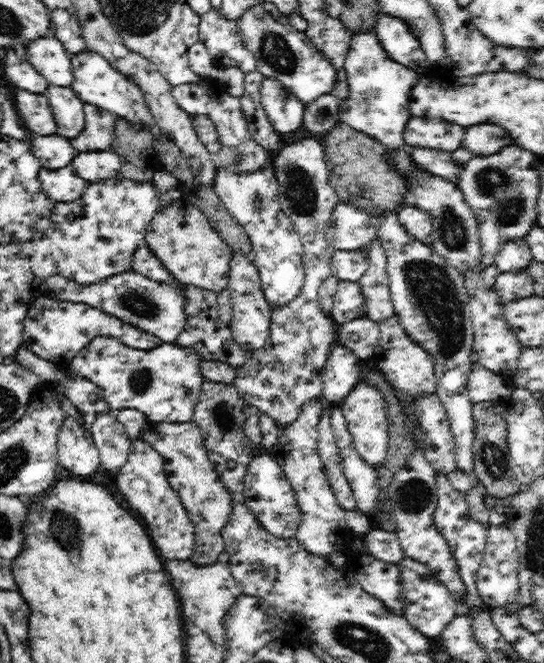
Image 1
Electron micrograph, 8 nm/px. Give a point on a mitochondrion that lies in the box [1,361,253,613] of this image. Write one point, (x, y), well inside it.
(69, 540)

